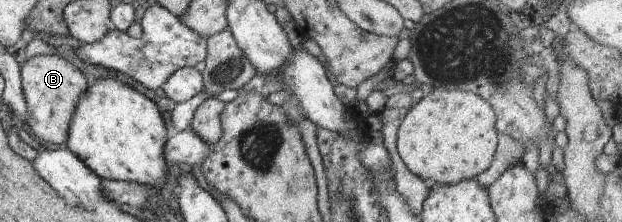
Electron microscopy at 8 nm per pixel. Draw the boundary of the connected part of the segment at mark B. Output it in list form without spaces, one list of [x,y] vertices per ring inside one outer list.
[[[39,54],[29,58],[21,68],[22,88],[28,109],[24,127],[46,143],[65,145],[69,137],[71,117],[77,109],[81,95],[87,91],[87,79],[69,60],[58,54]]]

